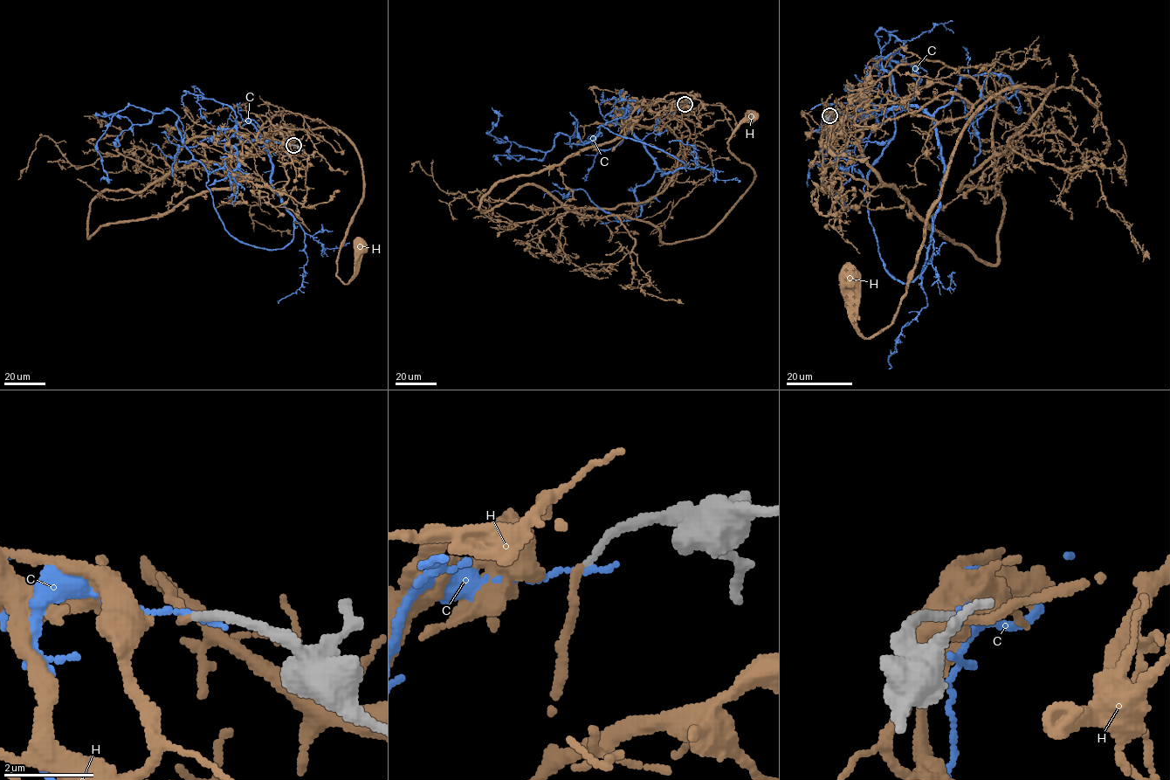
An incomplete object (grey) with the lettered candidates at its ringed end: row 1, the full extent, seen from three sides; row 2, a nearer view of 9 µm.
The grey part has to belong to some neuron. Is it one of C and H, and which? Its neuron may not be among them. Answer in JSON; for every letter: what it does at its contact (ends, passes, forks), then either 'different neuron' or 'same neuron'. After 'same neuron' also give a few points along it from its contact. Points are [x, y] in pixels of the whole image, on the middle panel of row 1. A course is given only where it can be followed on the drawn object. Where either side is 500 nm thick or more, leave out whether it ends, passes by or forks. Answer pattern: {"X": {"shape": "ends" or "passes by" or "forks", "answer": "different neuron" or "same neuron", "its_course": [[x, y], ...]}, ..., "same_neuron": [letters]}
{"C": {"shape": "ends", "answer": "different neuron"}, "H": {"shape": "passes by", "answer": "same neuron", "its_course": [[684, 104], [659, 193], [567, 208], [705, 237], [753, 182], [727, 144], [753, 114]]}, "same_neuron": ["H"]}

